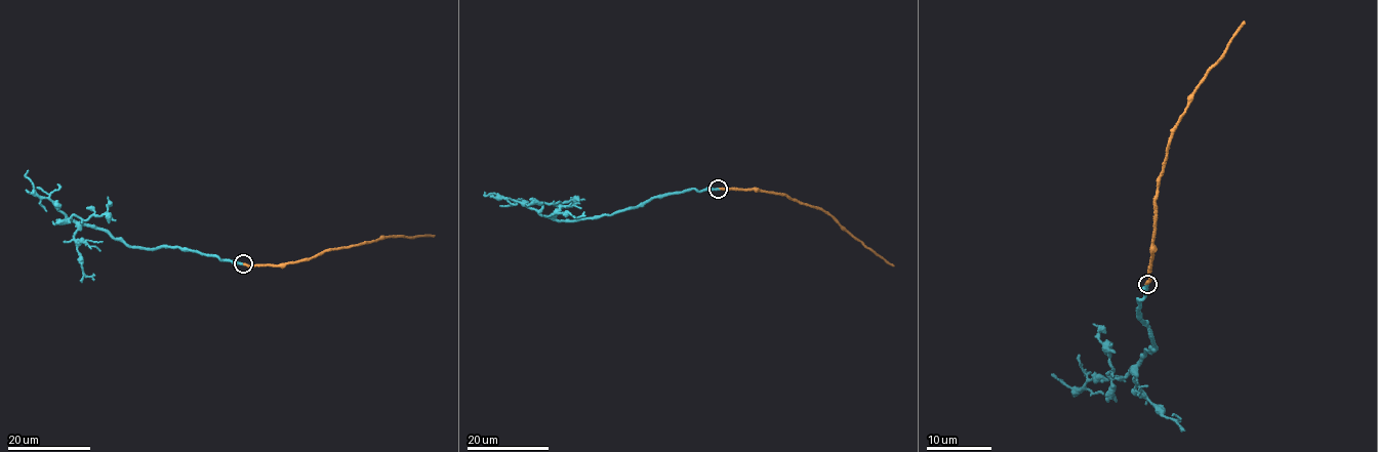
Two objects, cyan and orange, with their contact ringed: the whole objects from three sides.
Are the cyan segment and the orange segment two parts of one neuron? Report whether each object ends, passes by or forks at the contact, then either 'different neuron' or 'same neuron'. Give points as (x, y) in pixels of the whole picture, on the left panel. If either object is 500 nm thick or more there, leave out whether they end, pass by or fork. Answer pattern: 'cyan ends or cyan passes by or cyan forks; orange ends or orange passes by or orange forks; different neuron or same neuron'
cyan ends; orange ends; same neuron

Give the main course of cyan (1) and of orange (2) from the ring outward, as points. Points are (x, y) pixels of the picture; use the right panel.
1: (1146, 284), (1137, 300), (1138, 319), (1156, 346), (1137, 370), (1119, 378), (1091, 379), (1081, 391), (1052, 374)
2: (1146, 284), (1151, 275), (1148, 272), (1154, 247), (1154, 203), (1176, 124), (1197, 87), (1245, 22)

